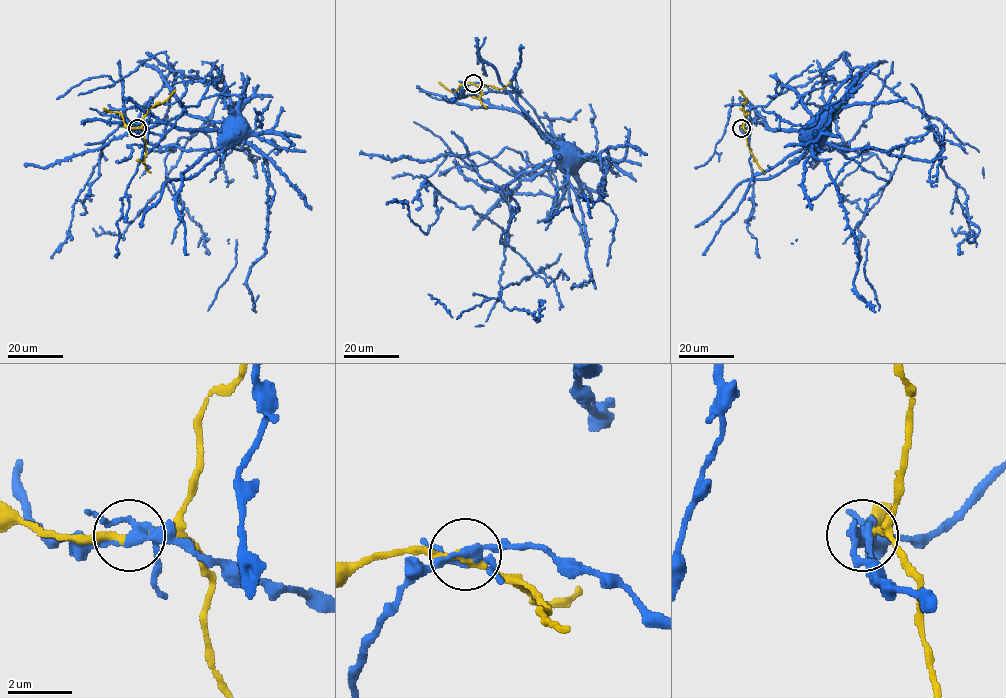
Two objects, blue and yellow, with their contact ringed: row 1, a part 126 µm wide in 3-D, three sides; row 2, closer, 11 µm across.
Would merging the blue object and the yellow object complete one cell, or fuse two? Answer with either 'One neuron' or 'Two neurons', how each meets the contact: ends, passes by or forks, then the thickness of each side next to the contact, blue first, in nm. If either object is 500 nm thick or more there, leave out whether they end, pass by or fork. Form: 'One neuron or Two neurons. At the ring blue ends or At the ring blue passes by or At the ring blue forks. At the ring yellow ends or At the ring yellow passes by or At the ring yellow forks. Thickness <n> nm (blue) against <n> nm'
Two neurons. At the ring blue forks. At the ring yellow passes by. Thickness 260 nm (blue) against 220 nm

